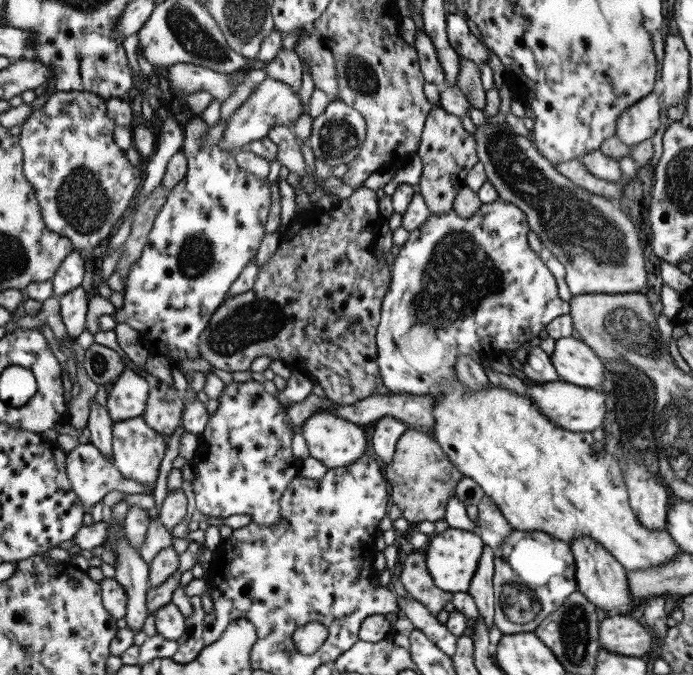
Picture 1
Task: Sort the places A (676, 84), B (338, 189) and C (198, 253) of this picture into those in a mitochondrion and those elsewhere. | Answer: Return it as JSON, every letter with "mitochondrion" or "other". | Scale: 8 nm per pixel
{"A":"other","B":"other","C":"mitochondrion"}

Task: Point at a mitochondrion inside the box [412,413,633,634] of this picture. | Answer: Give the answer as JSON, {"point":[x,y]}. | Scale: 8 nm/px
{"point":[519,601]}

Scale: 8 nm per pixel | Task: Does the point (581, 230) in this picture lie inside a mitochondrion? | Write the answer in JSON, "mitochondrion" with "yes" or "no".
{"mitochondrion":"yes"}

